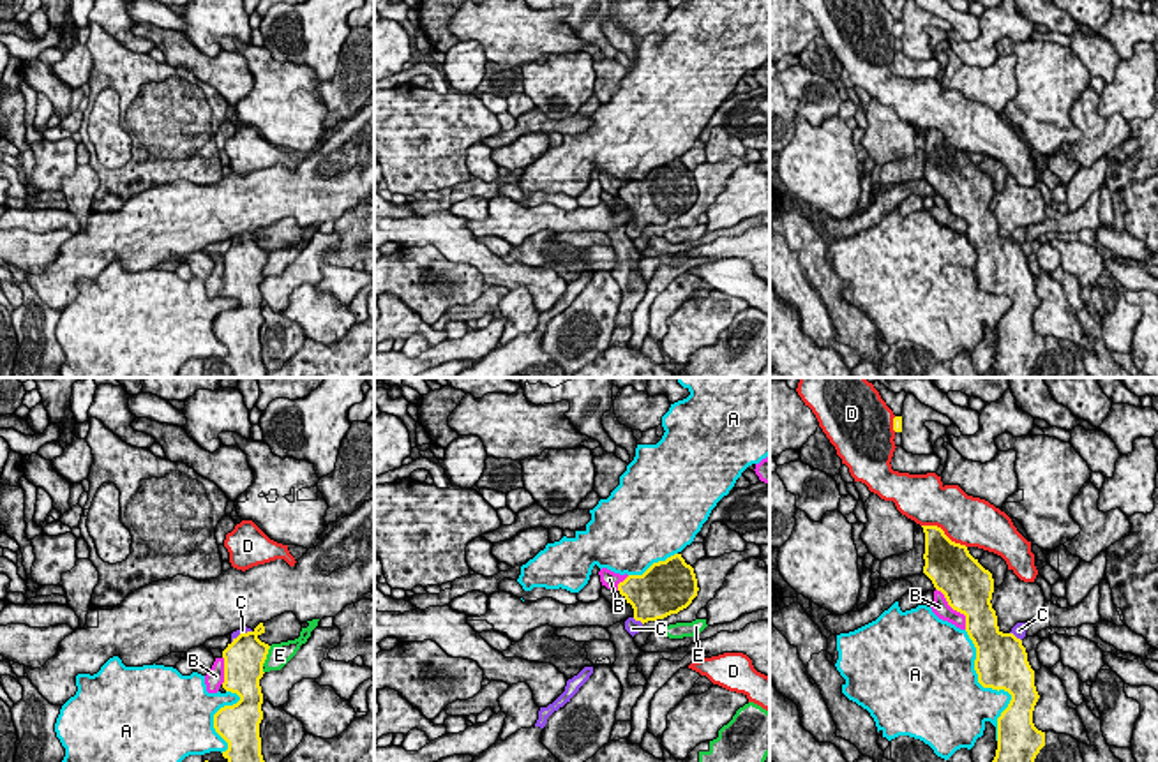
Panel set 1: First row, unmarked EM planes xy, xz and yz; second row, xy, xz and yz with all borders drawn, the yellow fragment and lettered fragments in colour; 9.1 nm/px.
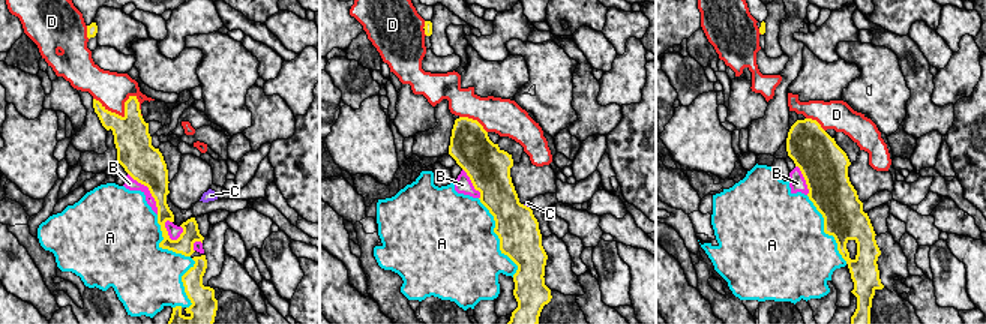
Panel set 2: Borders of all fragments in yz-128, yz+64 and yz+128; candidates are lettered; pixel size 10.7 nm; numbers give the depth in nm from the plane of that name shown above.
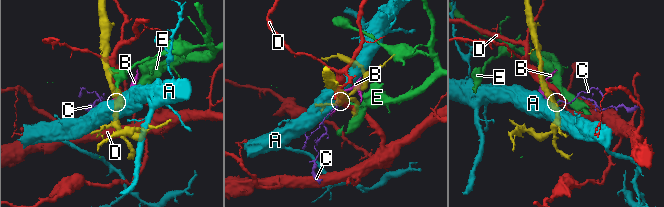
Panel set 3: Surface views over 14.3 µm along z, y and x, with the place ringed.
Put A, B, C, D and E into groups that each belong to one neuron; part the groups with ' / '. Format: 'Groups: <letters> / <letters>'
Groups: A / B / C / D / E

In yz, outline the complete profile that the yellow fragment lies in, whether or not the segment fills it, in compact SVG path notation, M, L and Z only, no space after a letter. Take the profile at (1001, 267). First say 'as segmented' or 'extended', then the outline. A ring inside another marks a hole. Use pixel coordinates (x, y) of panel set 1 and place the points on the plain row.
extended; M921 132L923 178L944 199L948 210L966 220L966 236L976 252L978 288L1011 300L1008 312L997 323L996 362L978 377L1029 377L1045 351L1045 337L1033 328L1040 300L1022 250L1027 228L1017 228L1010 238L1003 238L990 208L992 178L969 159L966 150L951 146L941 132Z

